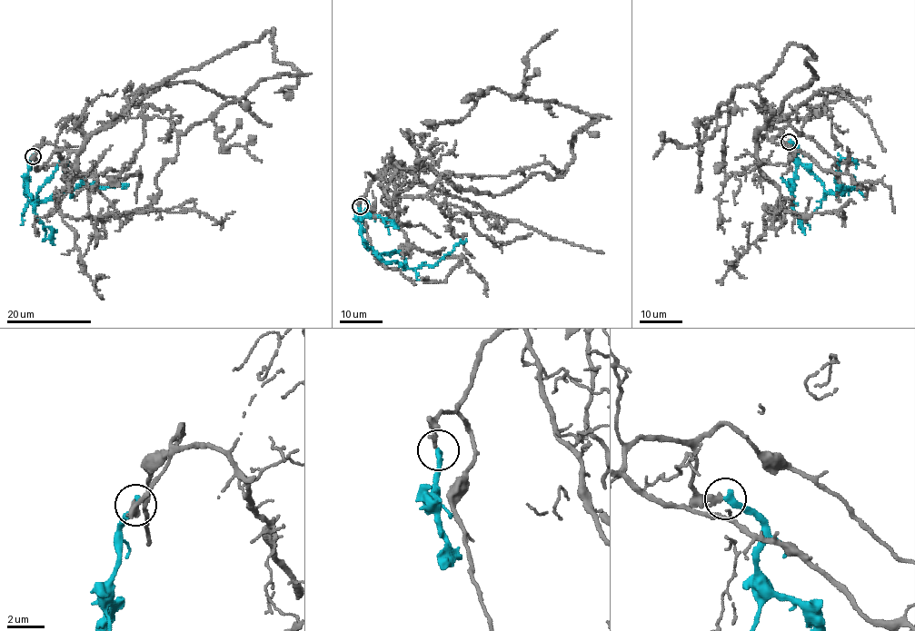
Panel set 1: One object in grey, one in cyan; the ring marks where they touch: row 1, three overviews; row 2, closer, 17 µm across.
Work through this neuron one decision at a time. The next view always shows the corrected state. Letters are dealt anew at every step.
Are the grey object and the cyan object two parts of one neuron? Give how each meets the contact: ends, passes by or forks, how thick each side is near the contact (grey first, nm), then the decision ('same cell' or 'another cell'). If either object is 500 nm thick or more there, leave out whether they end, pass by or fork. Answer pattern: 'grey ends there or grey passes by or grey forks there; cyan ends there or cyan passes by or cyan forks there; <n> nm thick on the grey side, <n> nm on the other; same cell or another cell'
grey ends there; cyan ends there; 280 nm thick on the grey side, 380 nm on the other; another cell

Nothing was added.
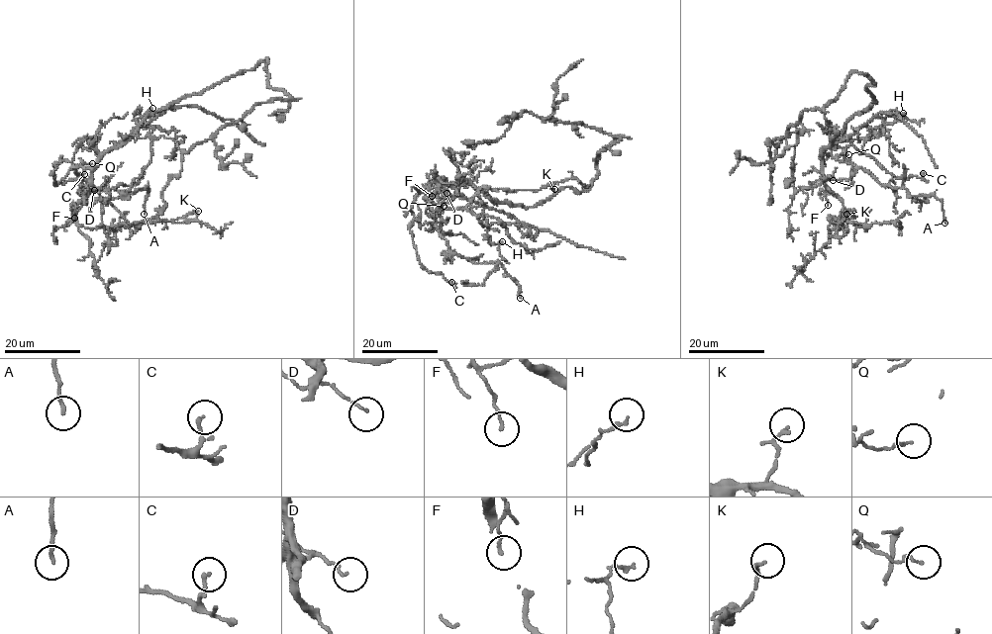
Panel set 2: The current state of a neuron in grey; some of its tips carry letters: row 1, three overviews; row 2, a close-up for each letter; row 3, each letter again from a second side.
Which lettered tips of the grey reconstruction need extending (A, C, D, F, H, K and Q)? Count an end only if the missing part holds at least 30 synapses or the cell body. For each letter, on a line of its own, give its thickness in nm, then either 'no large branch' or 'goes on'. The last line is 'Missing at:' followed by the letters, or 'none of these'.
A: 150 nm thick; no large branch
C: 140 nm thick; no large branch
D: 100 nm thick; no large branch
F: 130 nm thick; no large branch
H: 160 nm thick; no large branch
K: 100 nm thick; no large branch
Q: 100 nm thick; no large branch
Missing at: none of these

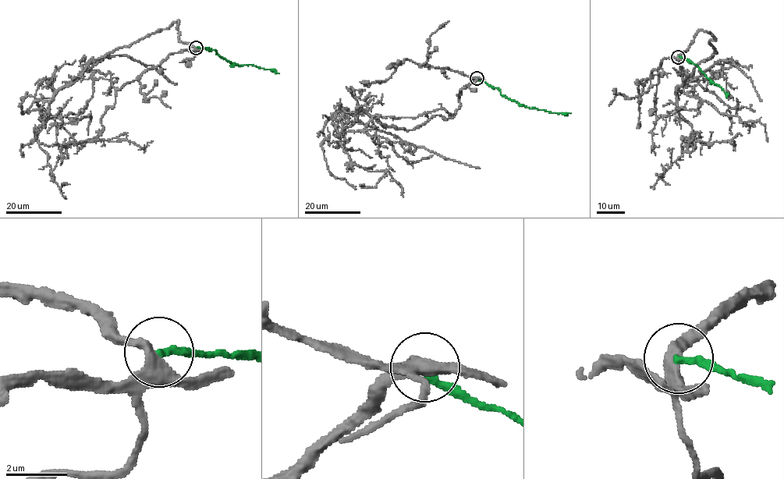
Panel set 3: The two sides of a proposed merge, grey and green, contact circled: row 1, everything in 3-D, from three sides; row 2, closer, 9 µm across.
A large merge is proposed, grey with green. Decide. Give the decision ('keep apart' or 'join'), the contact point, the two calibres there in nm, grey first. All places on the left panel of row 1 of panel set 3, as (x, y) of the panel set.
keep apart | (196, 47) | 360/240 nm

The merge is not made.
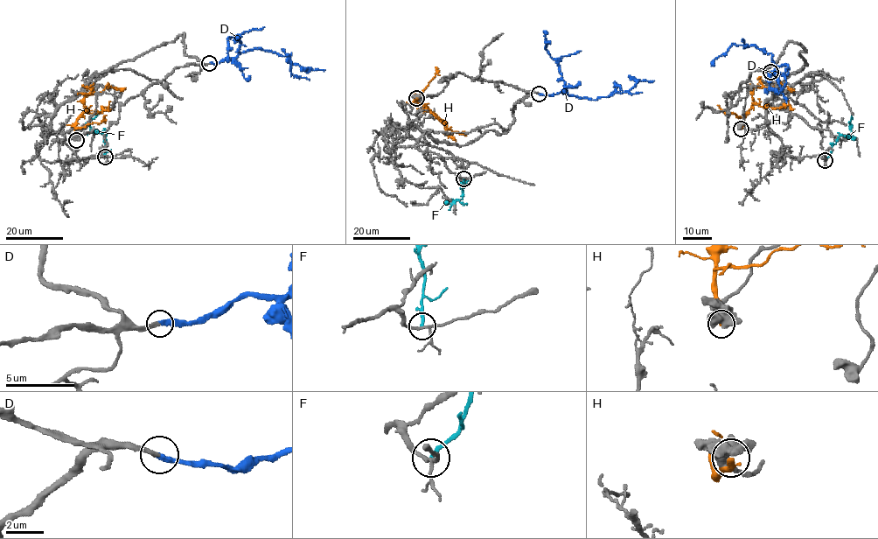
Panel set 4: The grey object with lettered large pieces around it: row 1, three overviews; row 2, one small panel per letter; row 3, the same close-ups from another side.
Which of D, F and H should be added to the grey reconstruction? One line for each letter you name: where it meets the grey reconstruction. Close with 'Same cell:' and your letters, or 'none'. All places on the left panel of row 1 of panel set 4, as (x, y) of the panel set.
D: (209, 63)
Same cell: D

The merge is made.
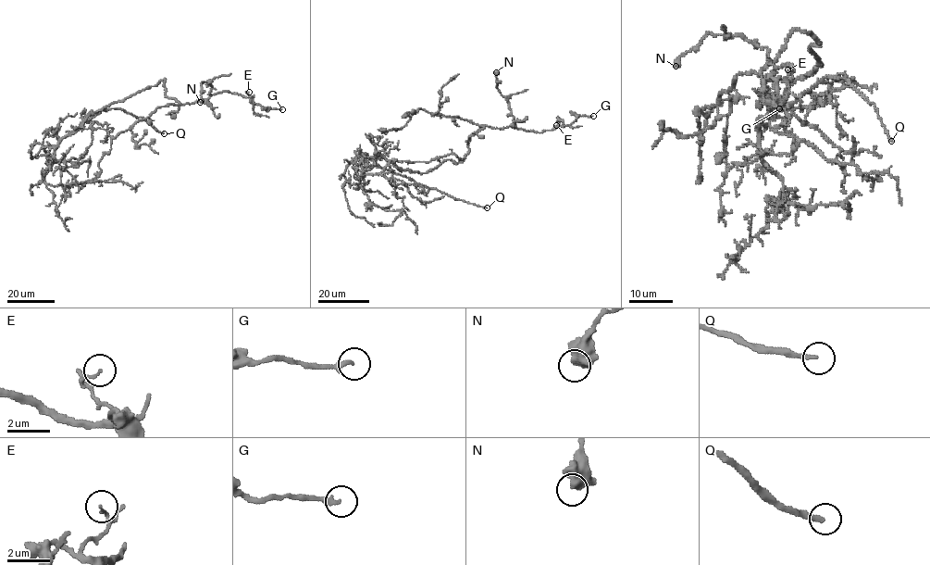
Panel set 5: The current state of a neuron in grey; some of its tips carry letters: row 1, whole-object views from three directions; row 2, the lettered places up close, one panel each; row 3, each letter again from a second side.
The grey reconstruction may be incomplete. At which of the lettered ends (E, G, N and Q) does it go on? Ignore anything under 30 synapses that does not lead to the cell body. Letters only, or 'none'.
Q

